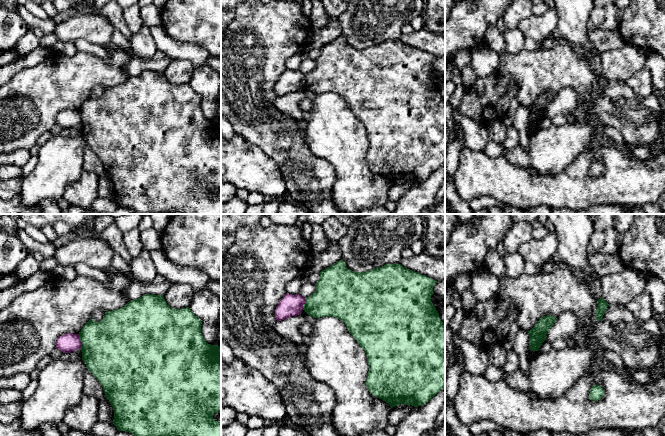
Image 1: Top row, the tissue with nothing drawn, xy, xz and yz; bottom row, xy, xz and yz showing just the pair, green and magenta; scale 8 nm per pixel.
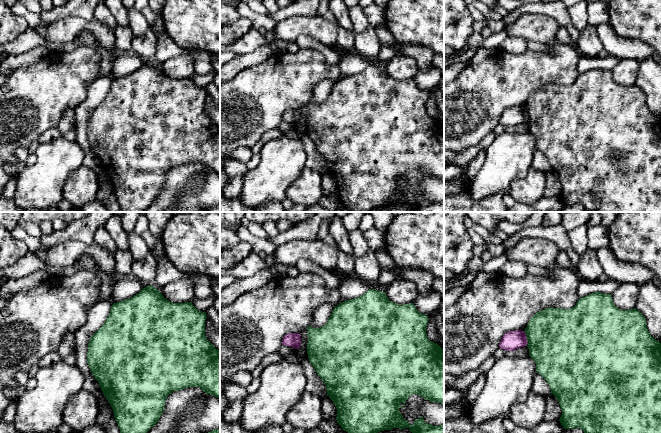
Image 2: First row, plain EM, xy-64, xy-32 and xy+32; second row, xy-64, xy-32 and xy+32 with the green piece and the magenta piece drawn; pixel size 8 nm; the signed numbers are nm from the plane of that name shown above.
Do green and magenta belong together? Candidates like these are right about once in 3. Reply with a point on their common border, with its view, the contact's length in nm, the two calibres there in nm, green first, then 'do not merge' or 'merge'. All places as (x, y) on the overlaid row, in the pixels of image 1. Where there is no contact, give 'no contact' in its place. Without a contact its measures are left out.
contact xy (80, 340); length 120 nm; calibres 460 and 150 nm; do not merge

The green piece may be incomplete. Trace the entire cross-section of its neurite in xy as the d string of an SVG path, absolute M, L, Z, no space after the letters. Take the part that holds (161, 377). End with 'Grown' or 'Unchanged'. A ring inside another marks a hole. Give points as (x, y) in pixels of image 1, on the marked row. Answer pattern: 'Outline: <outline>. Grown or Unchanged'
Outline: M145 294L139 299L129 301L124 307L120 309L106 311L103 319L100 322L95 322L90 318L90 320L83 326L78 334L81 341L80 349L82 351L82 360L85 362L87 369L102 385L105 397L109 400L111 406L113 407L114 419L112 422L118 431L129 432L134 436L221 436L221 421L215 421L213 419L214 413L221 413L221 349L218 345L208 344L204 340L201 333L201 324L201 320L193 314L189 307L174 309L166 303L163 295Z. Unchanged

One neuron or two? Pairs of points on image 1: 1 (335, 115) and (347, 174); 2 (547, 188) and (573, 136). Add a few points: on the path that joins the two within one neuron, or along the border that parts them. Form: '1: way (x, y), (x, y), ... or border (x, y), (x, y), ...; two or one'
1: way (335, 130), (335, 134), (344, 145), (347, 159); one
2: border (573, 160), (554, 174), (531, 172); two

